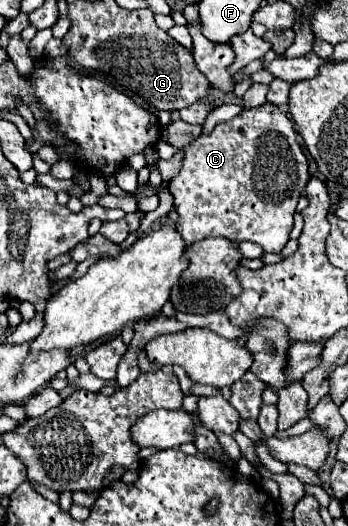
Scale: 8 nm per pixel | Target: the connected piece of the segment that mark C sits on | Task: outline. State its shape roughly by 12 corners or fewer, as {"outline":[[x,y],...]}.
{"outline":[[243,110],[169,182],[183,242],[281,252],[309,182],[295,124]]}

